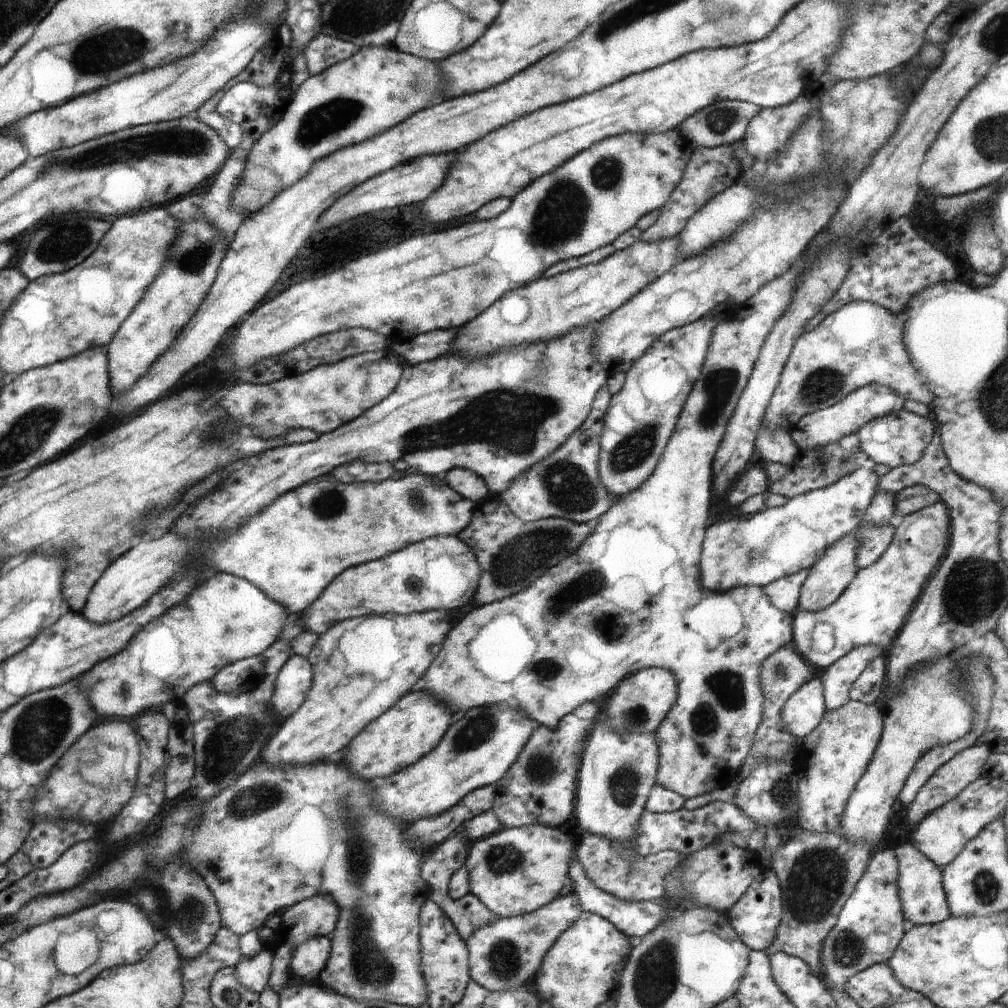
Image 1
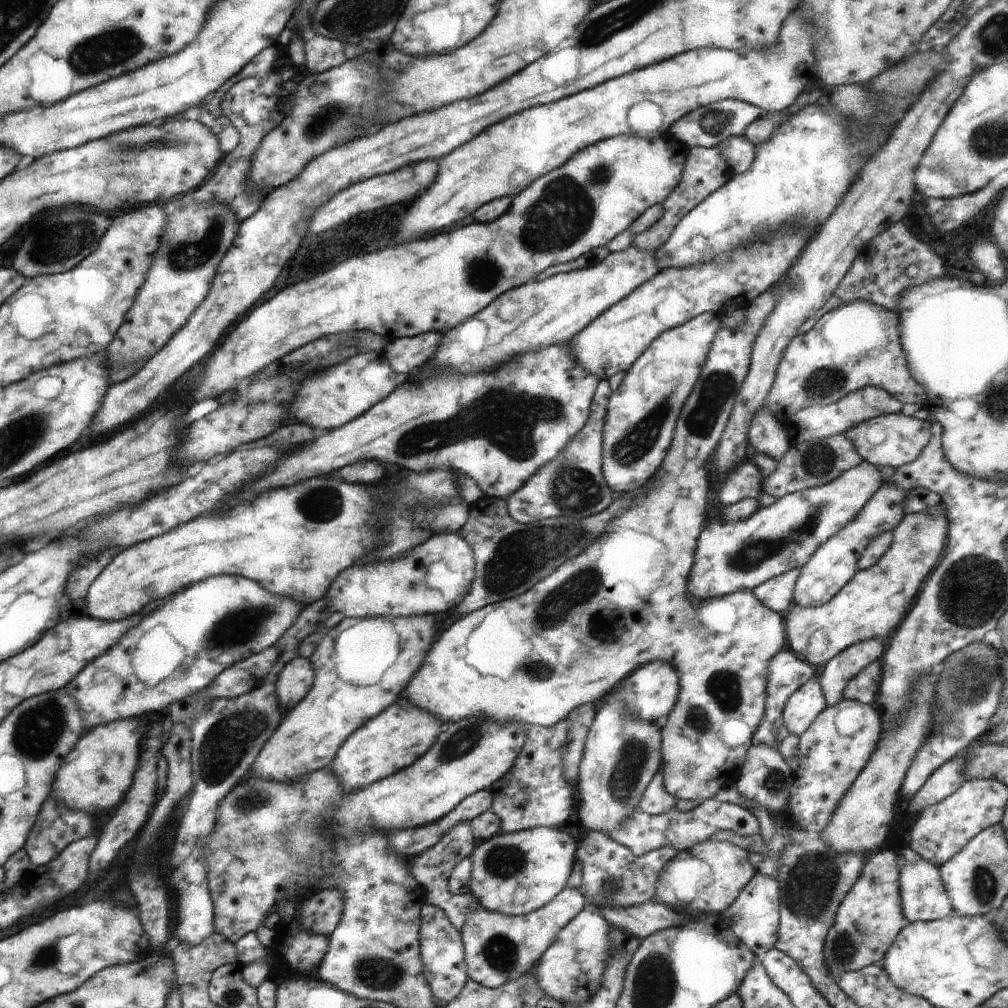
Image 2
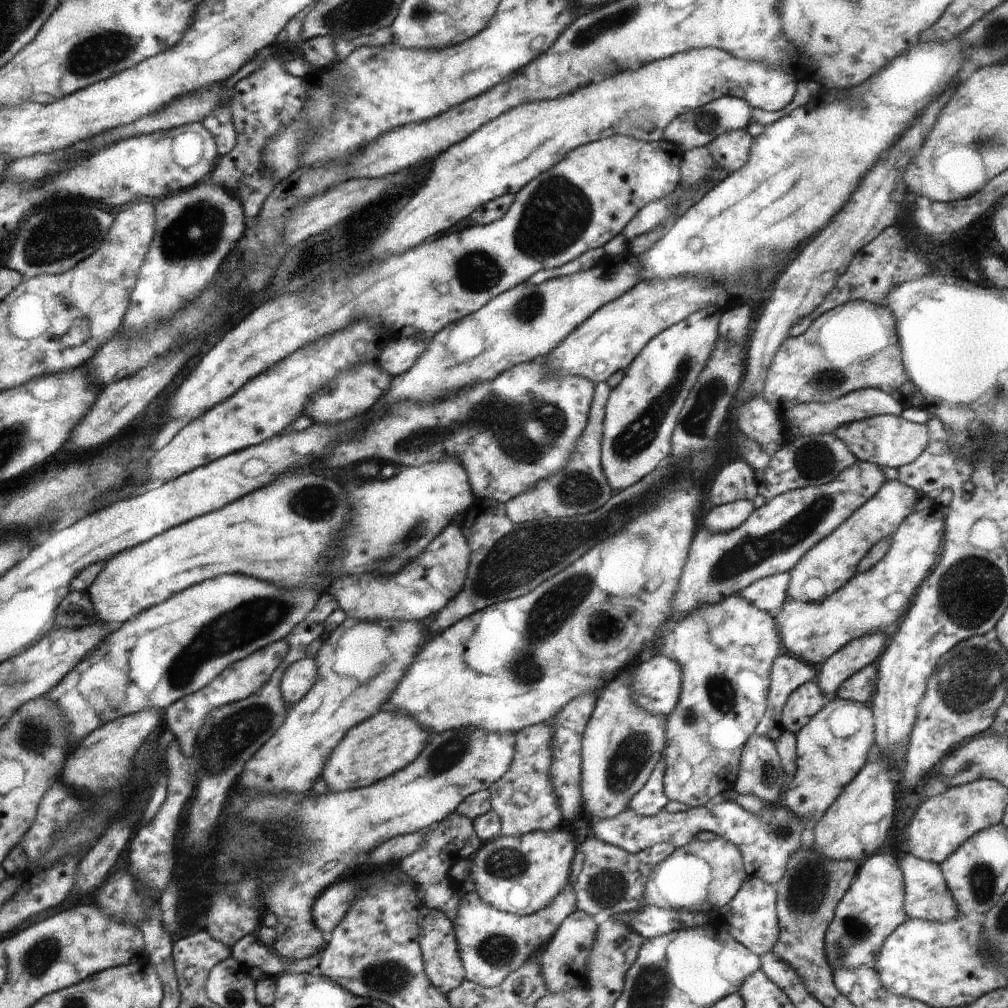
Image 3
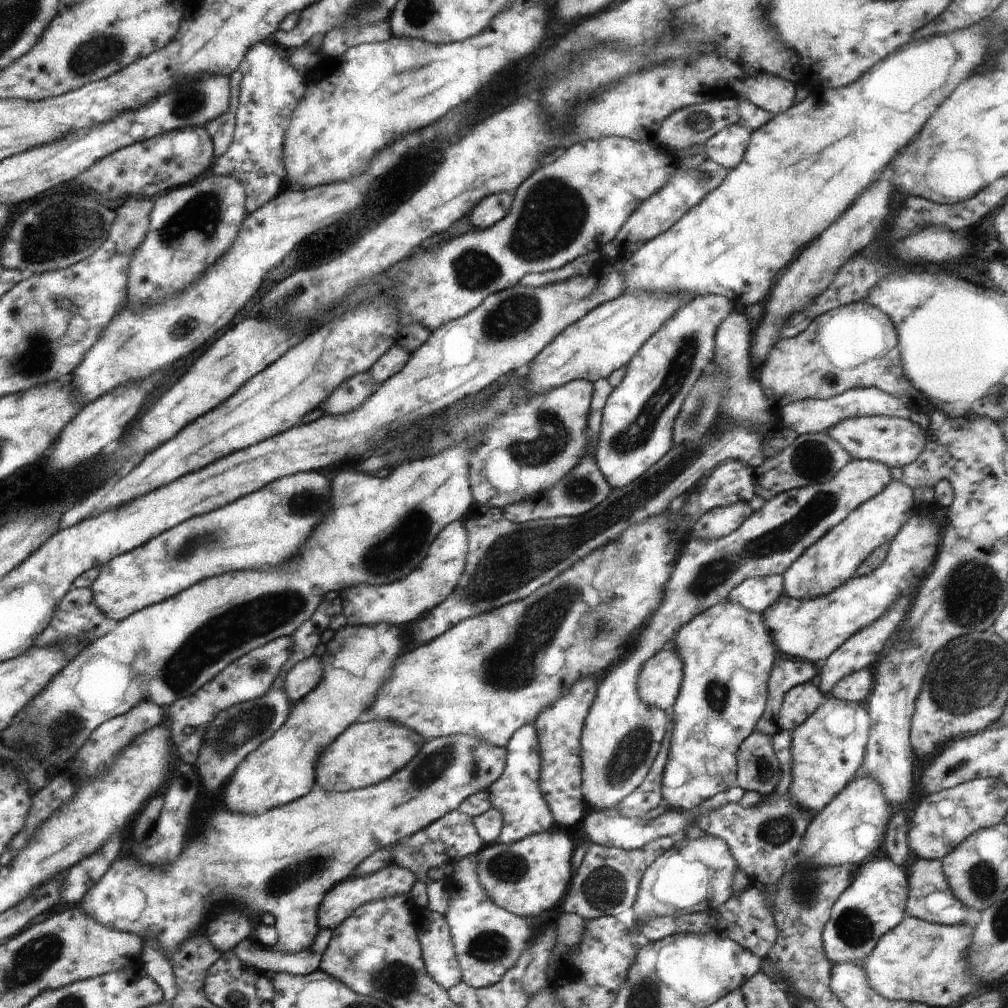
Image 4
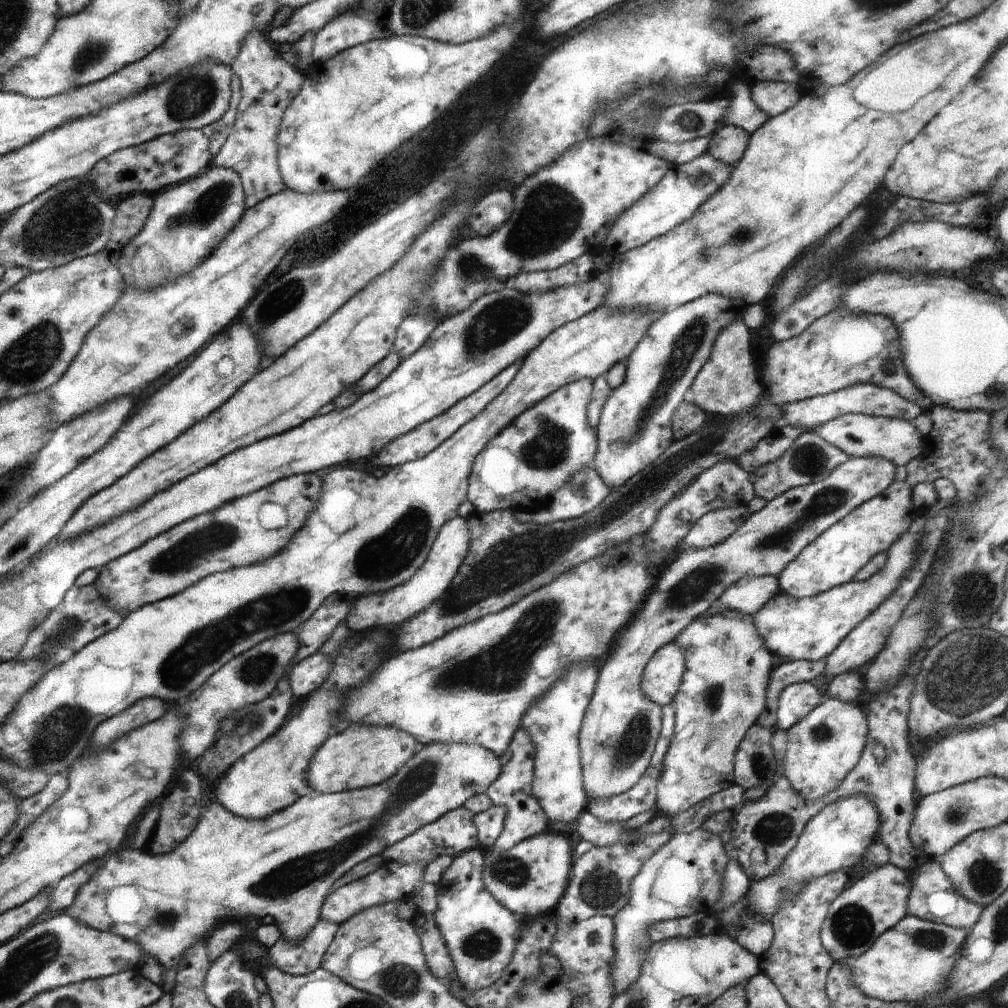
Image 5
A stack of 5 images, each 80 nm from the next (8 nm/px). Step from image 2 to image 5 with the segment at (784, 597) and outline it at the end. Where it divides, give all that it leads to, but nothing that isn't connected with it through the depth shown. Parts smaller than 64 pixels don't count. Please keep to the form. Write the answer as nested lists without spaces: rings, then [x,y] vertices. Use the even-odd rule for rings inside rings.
[[[743,576],[728,586],[720,595],[717,604],[708,609],[704,615],[727,610],[743,615],[754,615],[778,592],[780,586],[775,576]]]

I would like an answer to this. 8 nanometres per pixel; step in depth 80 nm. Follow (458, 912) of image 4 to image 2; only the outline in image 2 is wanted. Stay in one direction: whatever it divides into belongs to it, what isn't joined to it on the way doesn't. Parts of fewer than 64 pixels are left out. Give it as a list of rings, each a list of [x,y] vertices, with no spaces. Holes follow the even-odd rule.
[[[564,887],[548,904],[525,915],[505,915],[482,906],[471,911],[460,931],[469,978],[495,989],[532,971],[564,925],[587,908],[586,902],[580,888]]]

